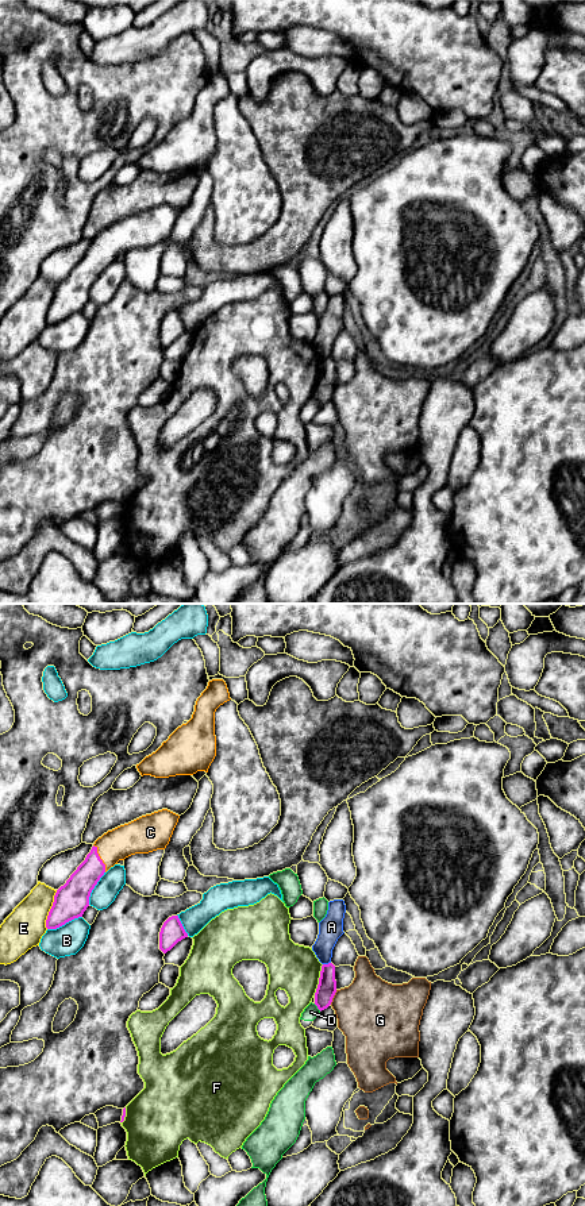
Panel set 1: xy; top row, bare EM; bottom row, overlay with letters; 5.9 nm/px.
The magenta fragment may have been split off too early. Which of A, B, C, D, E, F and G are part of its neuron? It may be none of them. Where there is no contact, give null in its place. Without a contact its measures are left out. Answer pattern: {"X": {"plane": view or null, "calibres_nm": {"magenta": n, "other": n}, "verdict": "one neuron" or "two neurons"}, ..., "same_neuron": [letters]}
{"A": {"plane": "xy", "calibres_nm": {"magenta": 120, "other": 140}, "verdict": "two neurons"}, "B": {"plane": "xy", "calibres_nm": {"magenta": 200, "other": 180}, "verdict": "two neurons"}, "C": {"plane": "xy", "calibres_nm": {"magenta": 170, "other": 190}, "verdict": "one neuron"}, "D": {"plane": "xy", "calibres_nm": {"magenta": 120, "other": 90}, "verdict": "two neurons"}, "E": {"plane": "xy", "calibres_nm": {"magenta": 200, "other": 240}, "verdict": "two neurons"}, "F": {"plane": "xy", "calibres_nm": {"magenta": 120, "other": 280}, "verdict": "two neurons"}, "G": {"plane": "xy", "calibres_nm": {"magenta": 120, "other": 400}, "verdict": "two neurons"}, "same_neuron": ["C"]}

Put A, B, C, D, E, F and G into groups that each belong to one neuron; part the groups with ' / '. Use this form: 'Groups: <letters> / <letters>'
Groups: A / B / C / D / E / F / G

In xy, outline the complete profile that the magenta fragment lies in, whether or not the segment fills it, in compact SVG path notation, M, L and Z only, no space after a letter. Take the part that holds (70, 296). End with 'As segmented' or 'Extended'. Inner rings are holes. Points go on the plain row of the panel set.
M162 204L108 226L99 232L85 255L55 290L46 315L47 324L57 324L82 312L89 292L100 273L119 255L135 248L165 244L180 211Z. Extended

